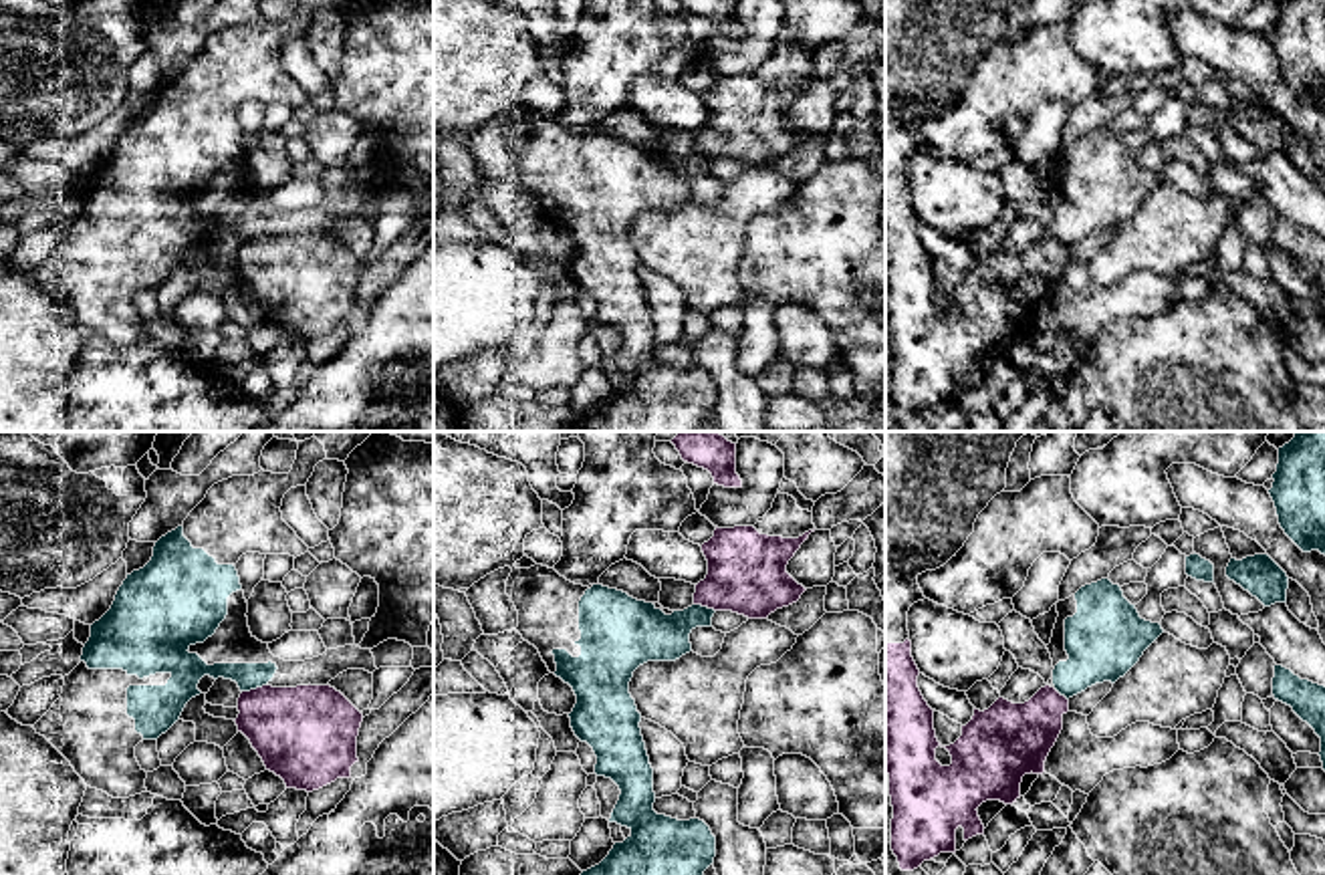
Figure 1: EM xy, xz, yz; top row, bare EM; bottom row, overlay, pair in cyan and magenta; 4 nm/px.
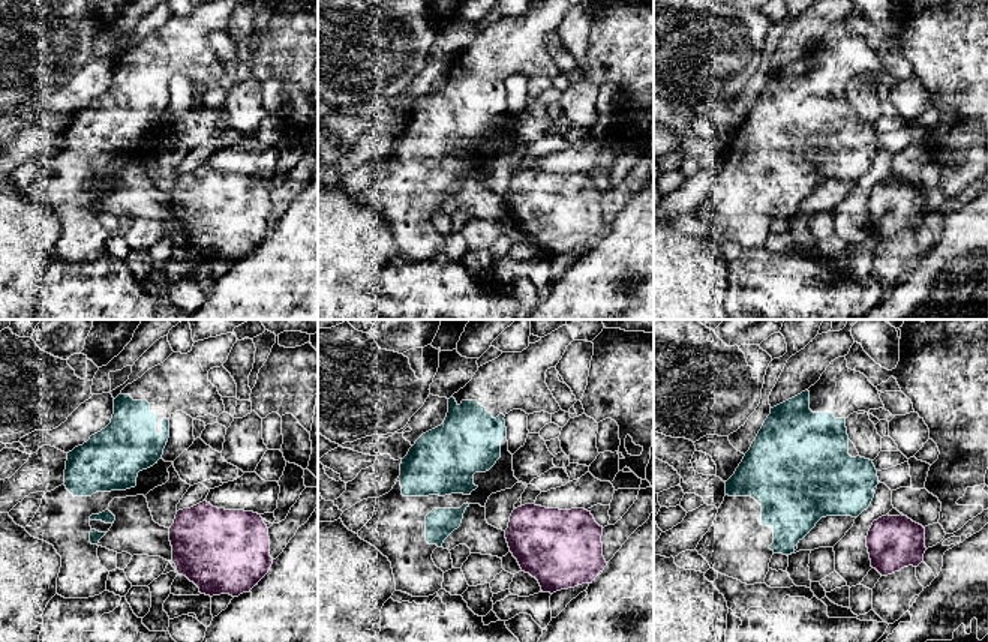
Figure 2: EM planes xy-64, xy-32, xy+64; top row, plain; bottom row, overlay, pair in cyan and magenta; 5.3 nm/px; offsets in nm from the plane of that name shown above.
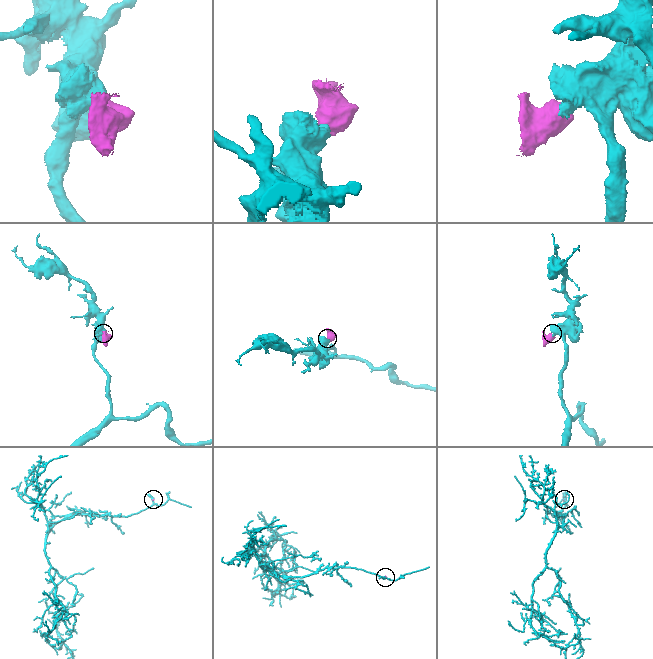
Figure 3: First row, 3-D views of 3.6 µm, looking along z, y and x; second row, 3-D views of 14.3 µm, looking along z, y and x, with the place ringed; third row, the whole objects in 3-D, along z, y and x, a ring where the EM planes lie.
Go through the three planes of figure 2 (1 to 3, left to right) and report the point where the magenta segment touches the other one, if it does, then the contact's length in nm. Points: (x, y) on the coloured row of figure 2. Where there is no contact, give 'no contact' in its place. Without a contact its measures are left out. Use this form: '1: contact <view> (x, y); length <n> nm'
1: no contact
2: no contact
3: no contact

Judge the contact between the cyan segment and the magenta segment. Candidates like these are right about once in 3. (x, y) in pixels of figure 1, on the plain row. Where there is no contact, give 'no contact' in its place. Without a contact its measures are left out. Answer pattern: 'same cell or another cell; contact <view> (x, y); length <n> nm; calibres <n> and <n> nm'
another cell; contact xy (253, 236); length 100 nm; calibres 110 and 360 nm

